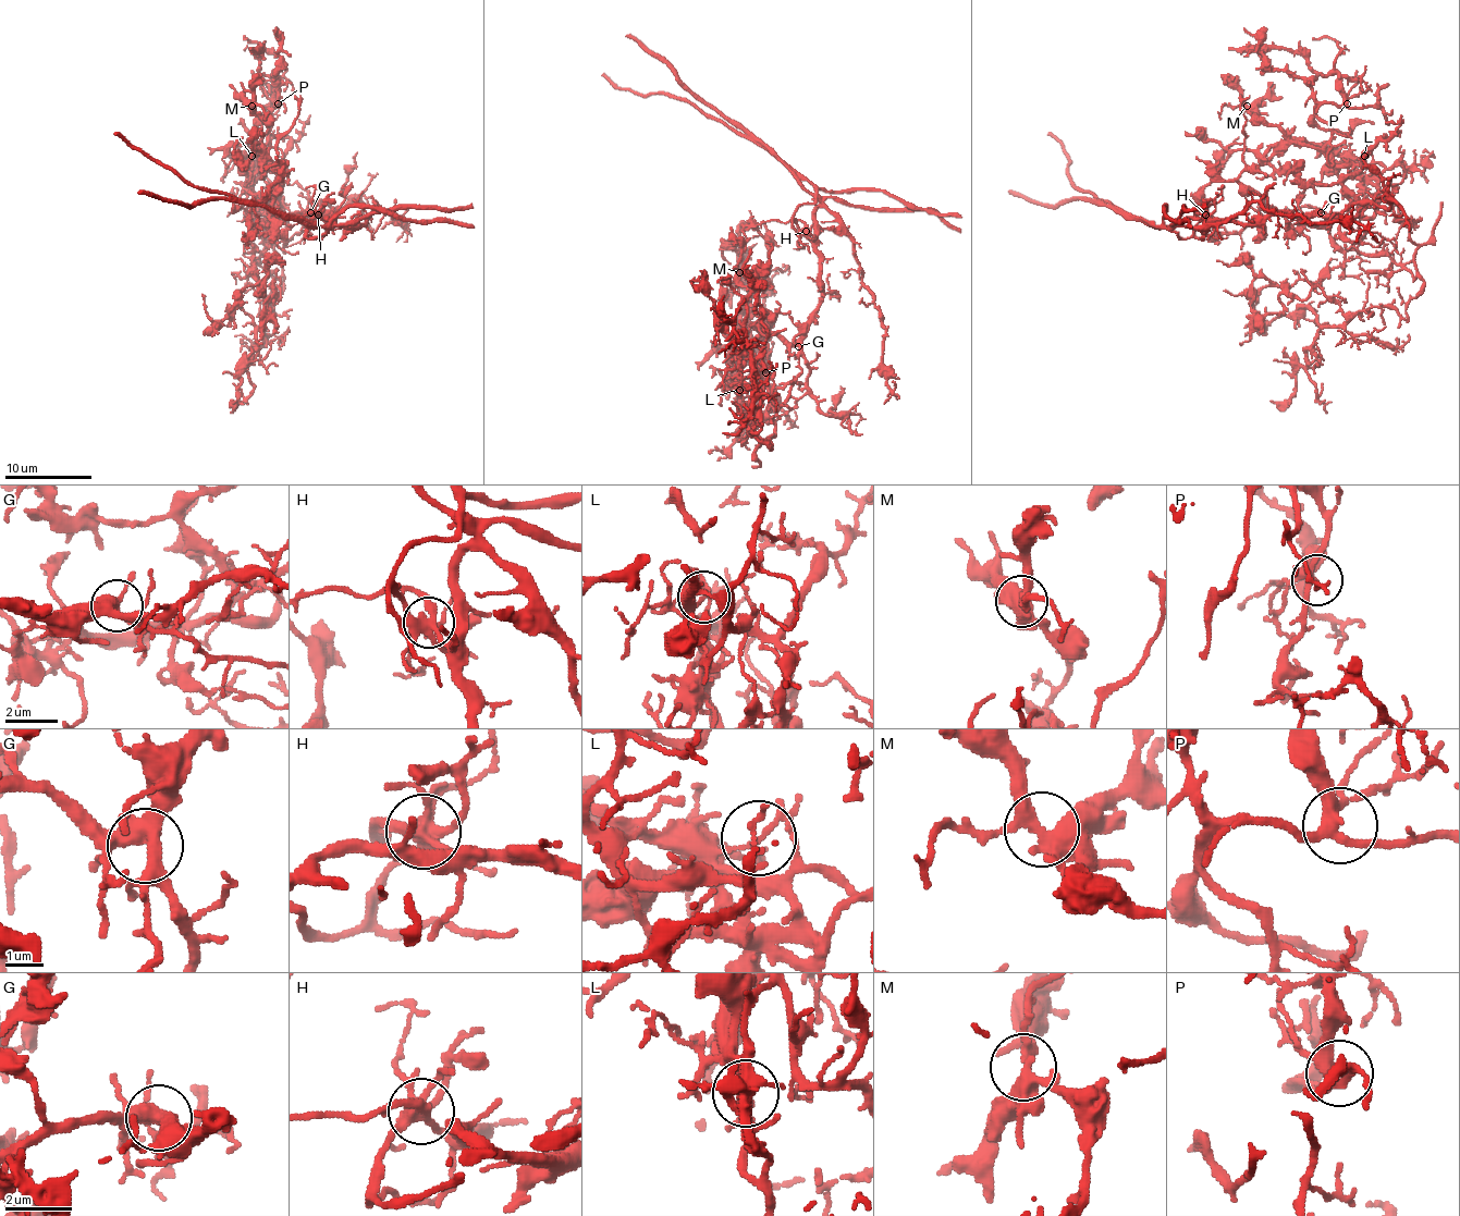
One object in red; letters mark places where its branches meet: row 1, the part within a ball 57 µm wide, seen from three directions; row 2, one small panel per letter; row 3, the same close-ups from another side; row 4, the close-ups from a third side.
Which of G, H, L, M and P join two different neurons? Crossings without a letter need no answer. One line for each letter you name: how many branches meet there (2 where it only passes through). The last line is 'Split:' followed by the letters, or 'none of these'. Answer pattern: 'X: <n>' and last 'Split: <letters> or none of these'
H: 8
L: 4
Split: H, L

